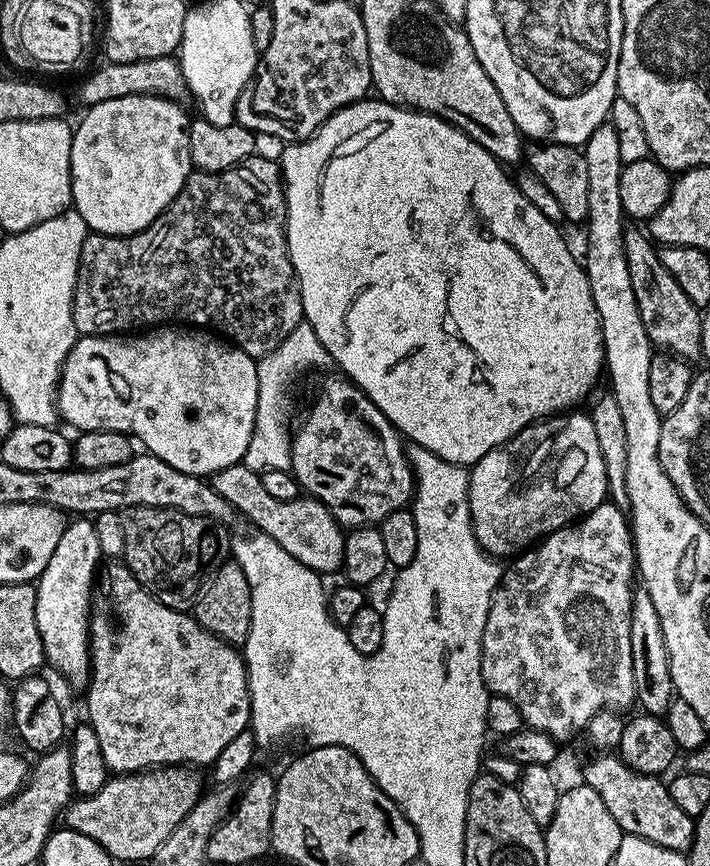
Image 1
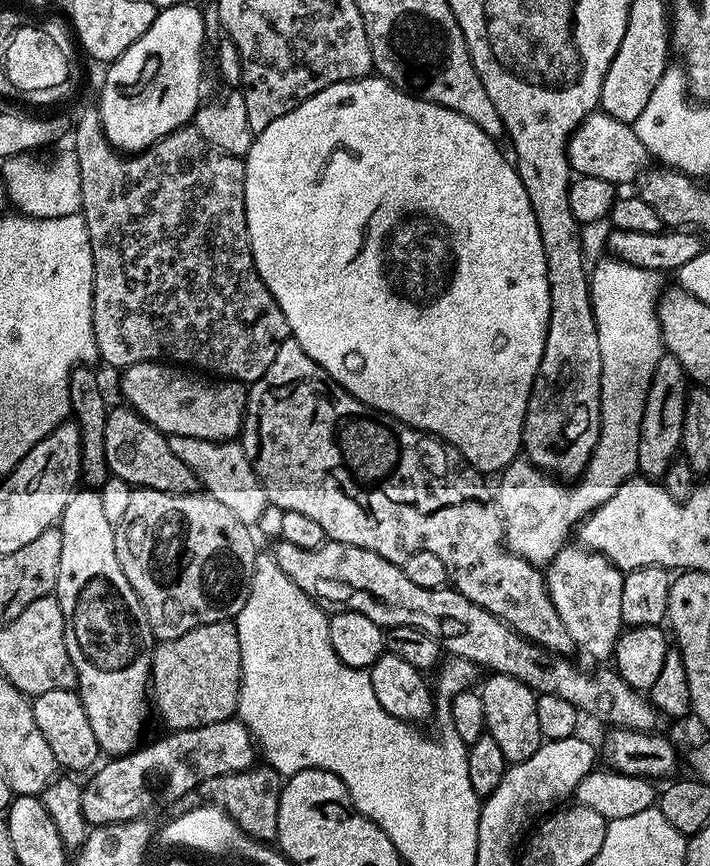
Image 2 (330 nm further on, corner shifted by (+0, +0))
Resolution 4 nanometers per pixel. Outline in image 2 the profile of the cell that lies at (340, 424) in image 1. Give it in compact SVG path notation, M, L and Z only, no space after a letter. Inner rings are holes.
M291 338L284 340L282 346L278 346L278 354L274 354L274 362L270 362L270 370L266 370L266 374L262 374L262 378L251 381L246 392L242 443L245 449L256 448L256 456L254 452L256 476L260 479L260 485L266 490L268 503L273 509L276 508L280 512L307 514L309 518L314 518L314 522L318 522L318 526L322 526L328 540L337 540L343 544L358 546L362 550L370 550L374 554L386 558L392 564L403 565L404 560L410 558L410 554L418 554L422 550L427 550L428 553L436 555L442 561L442 566L446 566L451 587L466 598L470 598L470 602L482 606L482 610L486 610L497 616L502 622L506 622L523 640L537 644L548 652L555 652L557 656L571 657L577 651L574 638L570 638L570 630L566 630L566 625L562 623L558 610L554 610L554 604L550 602L545 573L537 565L518 558L506 547L504 524L500 521L500 512L496 508L493 489L484 485L485 477L477 472L465 460L461 452L452 445L445 444L443 440L427 432L421 432L418 428L403 424L401 420L387 416L385 412L369 408L355 396L351 396L322 365L314 362L314 358L310 358L304 353L297 340Z

